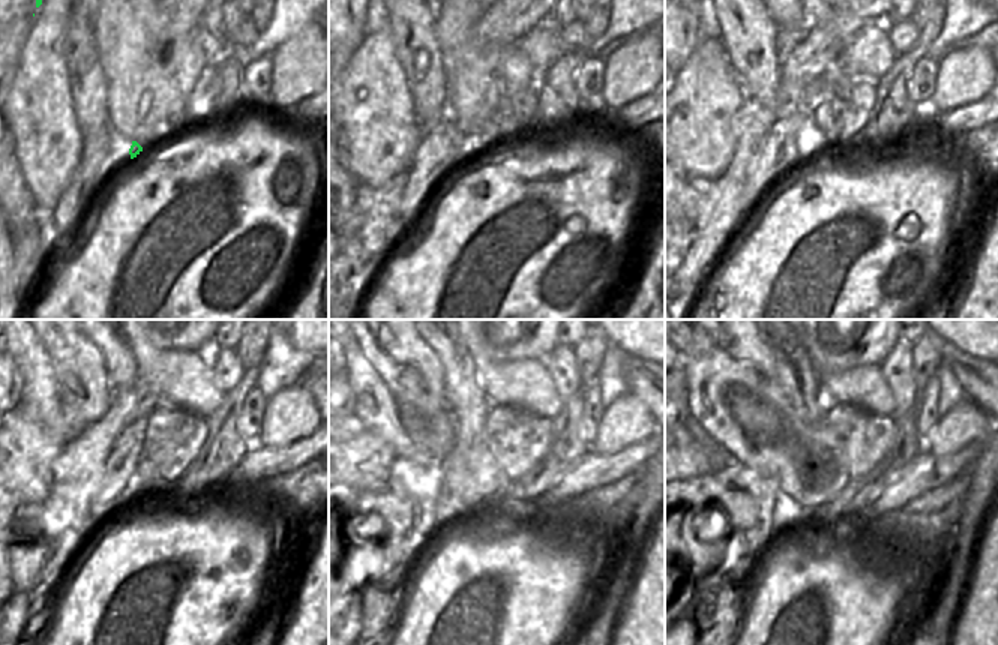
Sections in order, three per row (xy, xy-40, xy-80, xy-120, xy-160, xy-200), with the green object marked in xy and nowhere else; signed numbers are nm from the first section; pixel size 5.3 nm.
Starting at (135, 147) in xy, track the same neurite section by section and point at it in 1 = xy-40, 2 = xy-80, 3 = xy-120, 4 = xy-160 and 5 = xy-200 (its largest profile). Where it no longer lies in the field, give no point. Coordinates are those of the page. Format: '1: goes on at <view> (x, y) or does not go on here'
1: goes on at xy-40 (474, 144)
2: goes on at xy-80 (811, 141)
3: goes on at xy-120 (144, 477)
4: goes on at xy-160 (489, 482)
5: goes on at xy-200 (736, 402)

